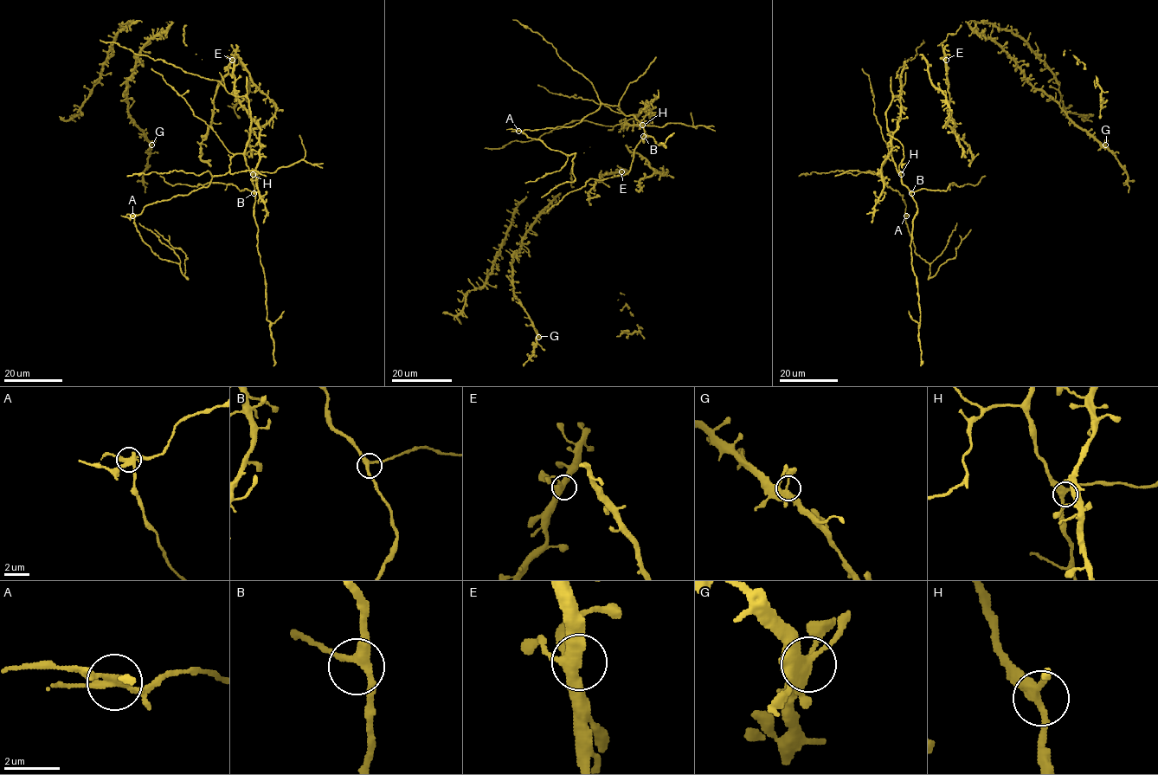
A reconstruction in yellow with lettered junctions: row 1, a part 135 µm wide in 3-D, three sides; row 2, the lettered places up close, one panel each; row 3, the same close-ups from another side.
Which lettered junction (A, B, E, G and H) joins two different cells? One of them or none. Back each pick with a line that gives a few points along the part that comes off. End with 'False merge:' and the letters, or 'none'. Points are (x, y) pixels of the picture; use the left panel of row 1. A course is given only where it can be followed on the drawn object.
A: course (132, 216), (142, 240), (159, 258), (177, 263), (187, 277), (184, 261), (188, 258), (155, 229)
False merge: A

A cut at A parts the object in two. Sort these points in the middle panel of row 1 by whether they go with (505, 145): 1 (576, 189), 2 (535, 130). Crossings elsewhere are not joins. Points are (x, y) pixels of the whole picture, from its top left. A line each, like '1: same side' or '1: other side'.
1: same side
2: same side

